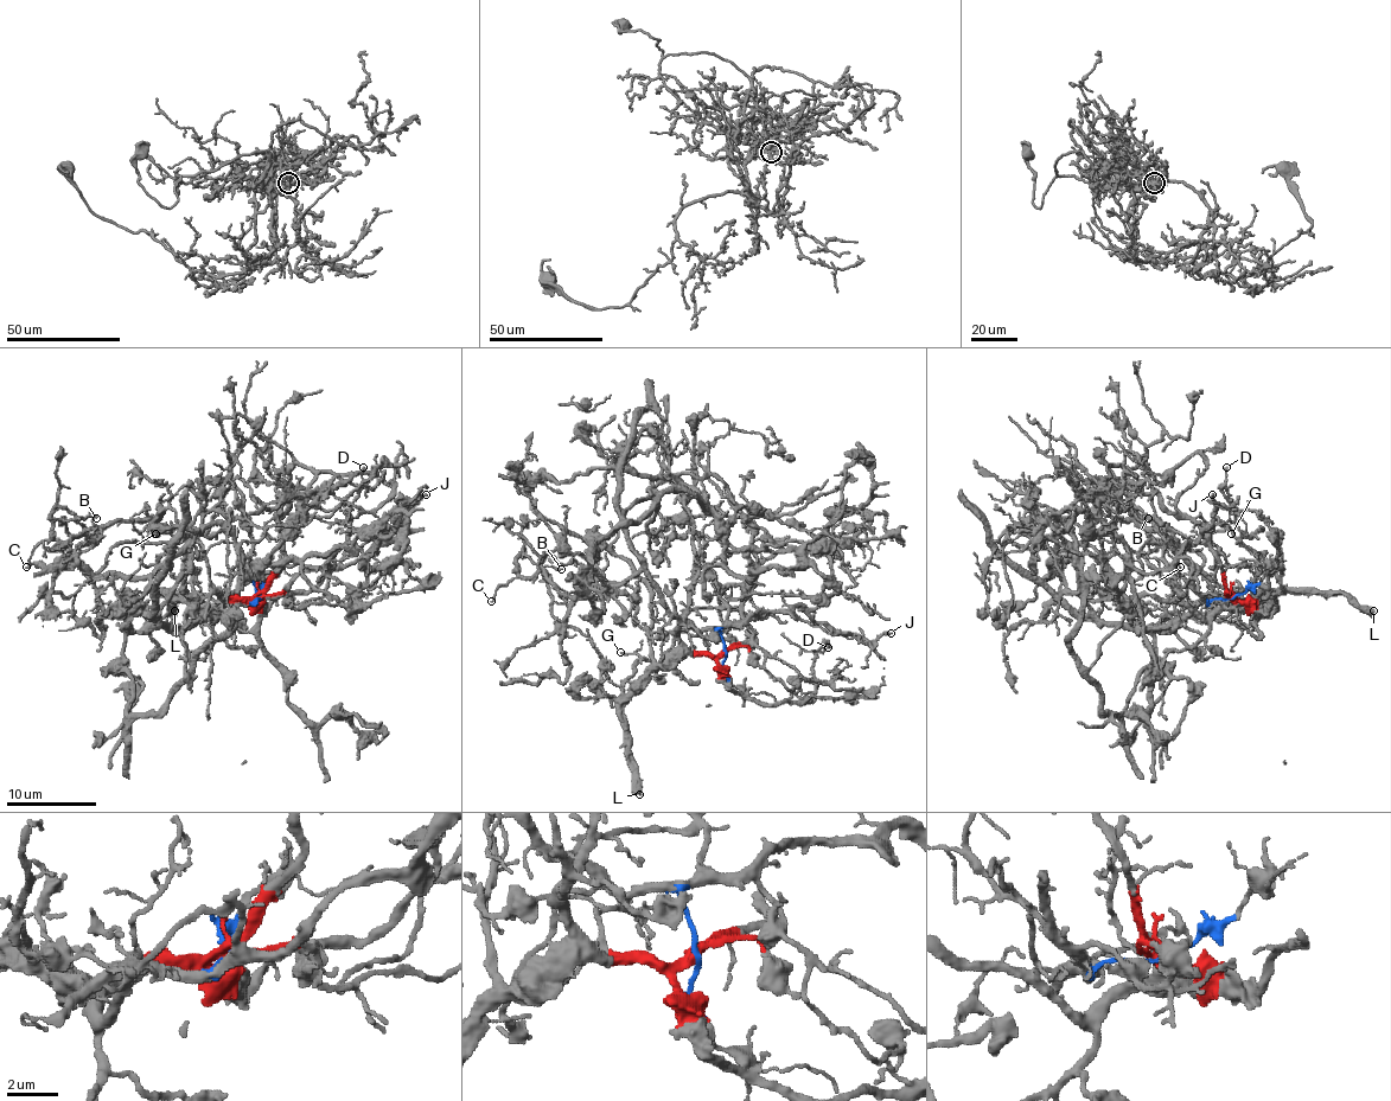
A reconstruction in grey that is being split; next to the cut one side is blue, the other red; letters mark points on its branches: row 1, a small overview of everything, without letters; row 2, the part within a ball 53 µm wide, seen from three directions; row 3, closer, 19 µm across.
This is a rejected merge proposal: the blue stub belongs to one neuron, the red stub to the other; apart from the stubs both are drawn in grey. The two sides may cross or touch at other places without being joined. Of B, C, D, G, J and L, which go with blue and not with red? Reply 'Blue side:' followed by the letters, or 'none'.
Blue side: B, C, J

